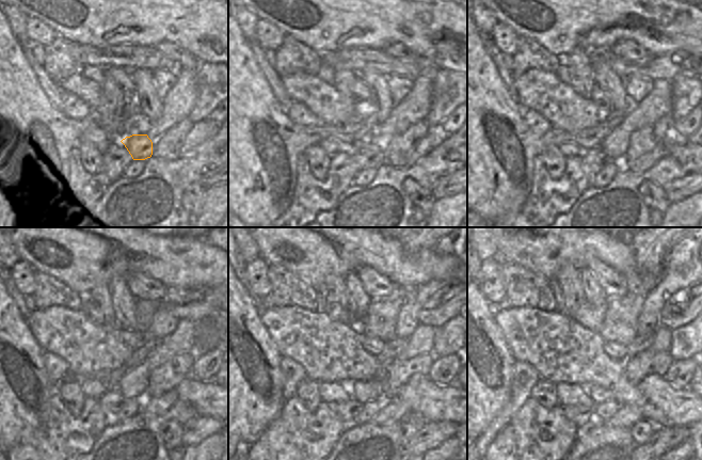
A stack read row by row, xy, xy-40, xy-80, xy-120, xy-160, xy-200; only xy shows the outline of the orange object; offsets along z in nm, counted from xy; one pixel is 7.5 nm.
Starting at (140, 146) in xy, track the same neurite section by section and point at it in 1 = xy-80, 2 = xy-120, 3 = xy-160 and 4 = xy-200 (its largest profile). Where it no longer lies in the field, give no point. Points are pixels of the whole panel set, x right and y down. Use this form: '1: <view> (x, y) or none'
1: xy-80 (594, 158)
2: xy-120 (112, 401)
3: xy-160 (347, 411)
4: xy-200 (580, 415)

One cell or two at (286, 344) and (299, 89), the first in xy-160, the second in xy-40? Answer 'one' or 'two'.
one

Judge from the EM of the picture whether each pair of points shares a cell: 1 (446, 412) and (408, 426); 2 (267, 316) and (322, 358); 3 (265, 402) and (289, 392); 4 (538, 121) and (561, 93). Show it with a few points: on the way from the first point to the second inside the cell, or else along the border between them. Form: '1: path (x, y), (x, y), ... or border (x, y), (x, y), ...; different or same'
1: border (408, 417), (418, 423); different
2: path (282, 323), (303, 335), (310, 343); same
3: border (280, 370), (282, 375), (283, 398), (285, 400); different
4: border (524, 108), (537, 111), (552, 127); different

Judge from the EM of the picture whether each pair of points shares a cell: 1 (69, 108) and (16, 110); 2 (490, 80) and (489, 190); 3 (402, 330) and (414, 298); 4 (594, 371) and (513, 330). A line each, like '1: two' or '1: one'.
1: two
2: one
3: one
4: one

